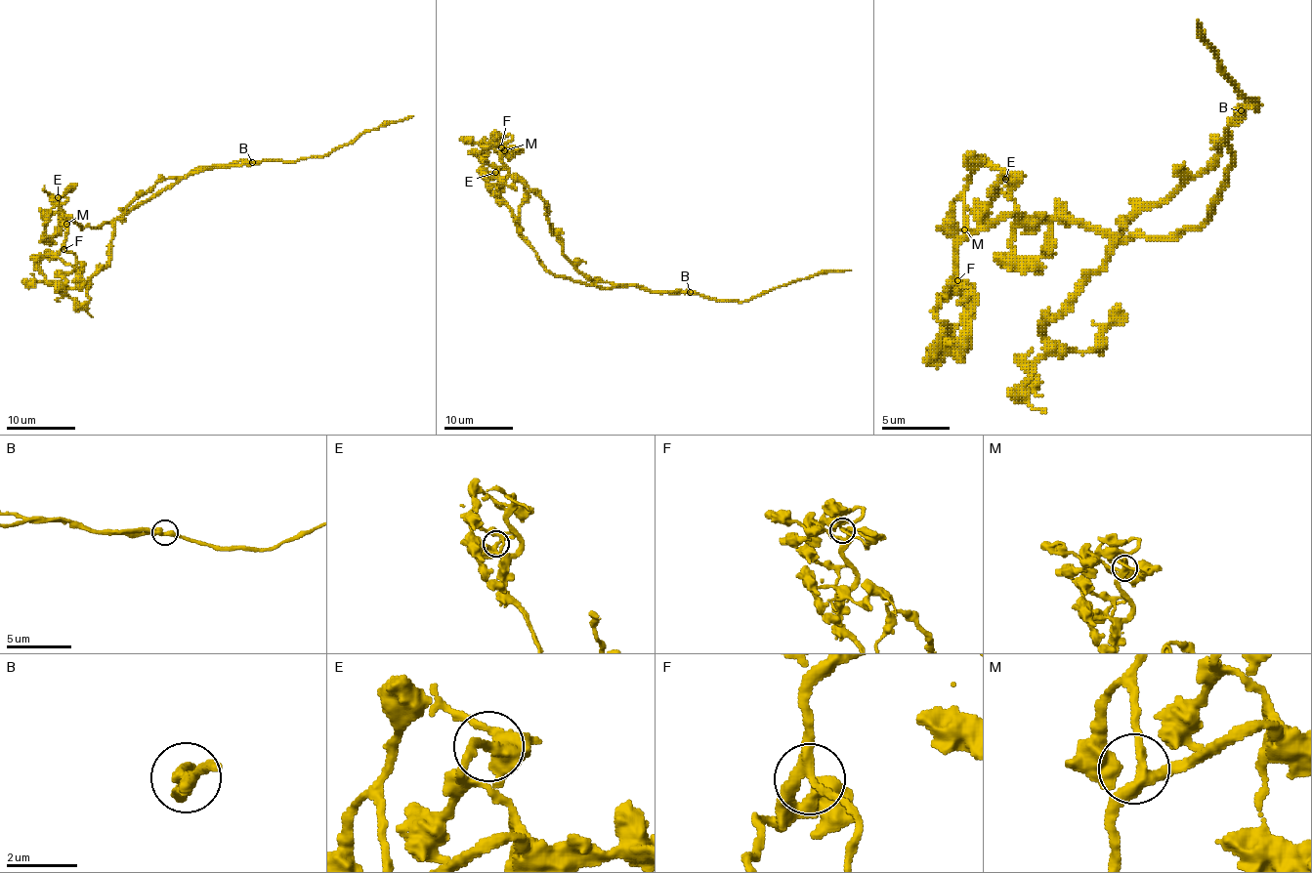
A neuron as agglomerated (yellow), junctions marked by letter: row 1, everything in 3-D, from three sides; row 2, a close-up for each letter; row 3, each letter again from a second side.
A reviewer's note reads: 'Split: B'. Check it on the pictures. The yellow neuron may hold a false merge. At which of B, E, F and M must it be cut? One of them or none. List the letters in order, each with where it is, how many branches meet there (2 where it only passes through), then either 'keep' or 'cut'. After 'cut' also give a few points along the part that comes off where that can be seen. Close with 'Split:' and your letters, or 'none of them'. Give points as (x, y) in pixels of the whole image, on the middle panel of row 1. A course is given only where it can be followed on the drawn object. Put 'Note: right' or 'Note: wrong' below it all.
B: place (690, 292); branches 2; cut; course (690, 293), (593, 282), (563, 253), (548, 206), (527, 186), (517, 180), (495, 186), (497, 190)
E: place (495, 172); branches 2; keep
F: place (501, 147); branches 3; keep
M: place (504, 150); branches 3; keep
Split: B
Note: right

